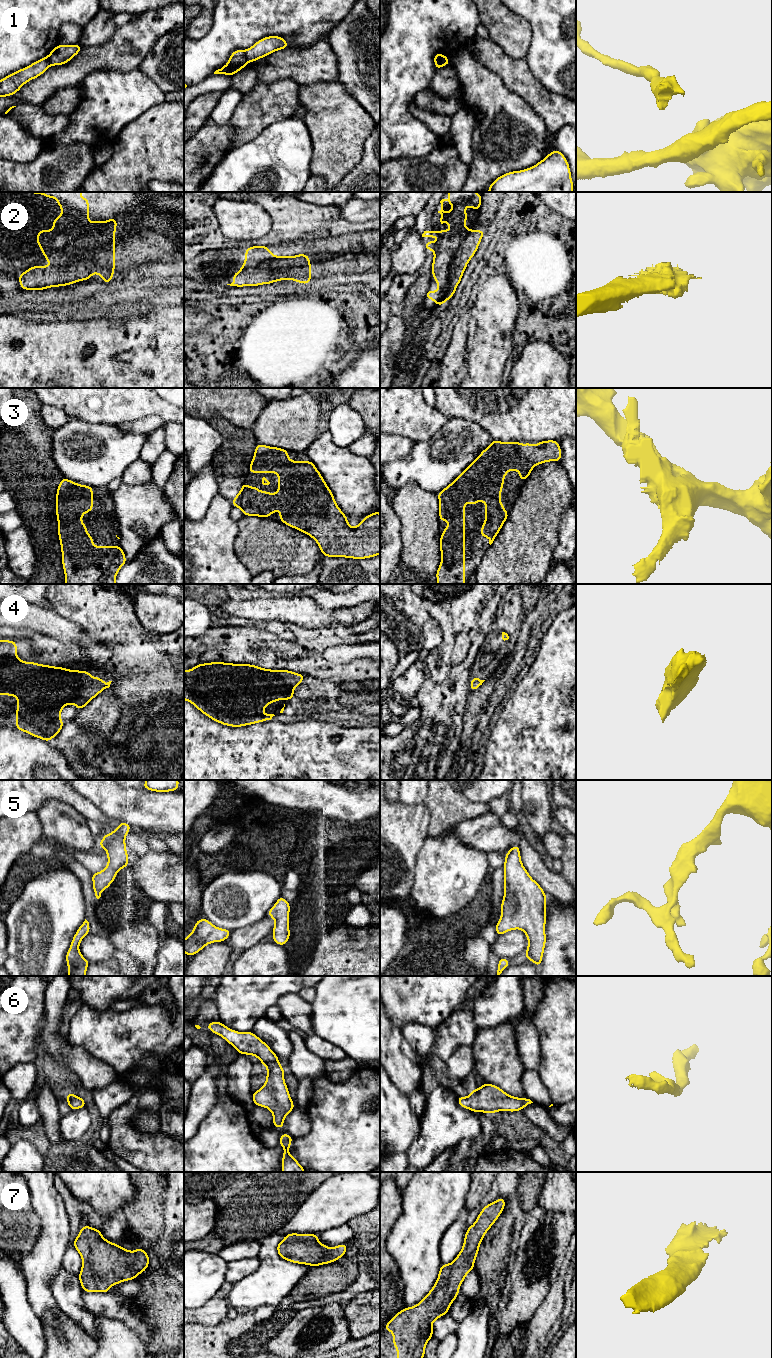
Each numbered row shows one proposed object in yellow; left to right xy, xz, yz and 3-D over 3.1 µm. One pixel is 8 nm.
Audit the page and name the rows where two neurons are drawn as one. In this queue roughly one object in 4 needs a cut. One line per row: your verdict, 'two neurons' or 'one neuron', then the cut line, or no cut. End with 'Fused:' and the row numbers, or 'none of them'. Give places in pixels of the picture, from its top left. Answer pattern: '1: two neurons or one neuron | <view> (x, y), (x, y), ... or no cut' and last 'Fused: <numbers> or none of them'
1: two neurons | yz (446, 57), (435, 64)
2: two neurons | xy (114, 231), (107, 263), (79, 242), (53, 263)
3: one neuron | no cut
4: one neuron | no cut
5: one neuron | no cut
6: one neuron | no cut
7: one neuron | no cut
Fused: 1, 2

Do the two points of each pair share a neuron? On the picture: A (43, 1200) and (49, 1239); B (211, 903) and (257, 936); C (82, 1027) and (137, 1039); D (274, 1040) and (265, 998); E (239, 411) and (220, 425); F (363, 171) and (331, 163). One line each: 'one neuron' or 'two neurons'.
A: one neuron
B: two neurons
C: one neuron
D: two neurons
E: two neurons
F: two neurons

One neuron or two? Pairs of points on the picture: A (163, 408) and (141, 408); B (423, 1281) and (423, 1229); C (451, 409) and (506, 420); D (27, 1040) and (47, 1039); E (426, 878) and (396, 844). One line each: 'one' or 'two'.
A: one
B: one
C: one
D: two
E: two

